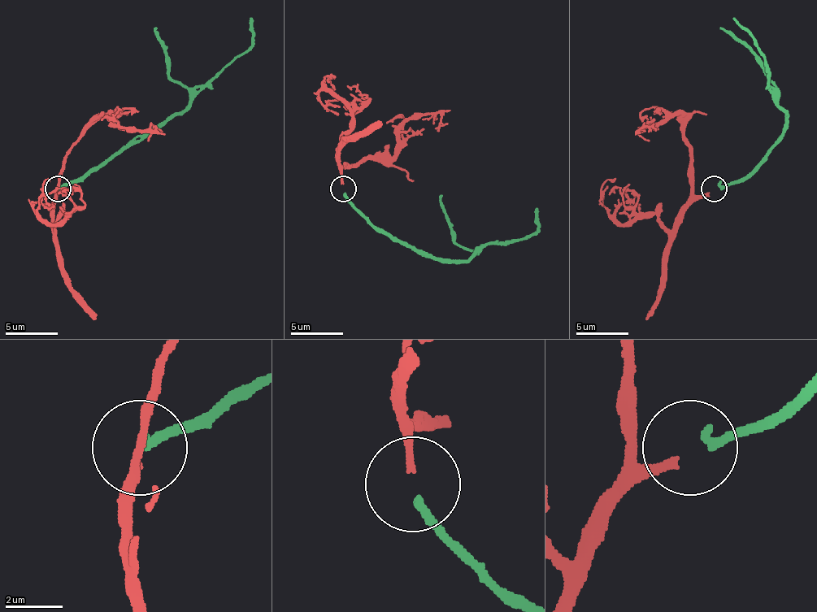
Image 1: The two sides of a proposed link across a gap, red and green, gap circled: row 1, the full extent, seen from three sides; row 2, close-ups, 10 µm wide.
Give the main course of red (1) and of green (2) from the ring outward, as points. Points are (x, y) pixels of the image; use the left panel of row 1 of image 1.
1: (56, 192), (58, 192), (67, 149), (103, 116), (121, 126), (166, 134)
2: (58, 186), (77, 184), (93, 168), (162, 126), (184, 108), (241, 56), (251, 43), (251, 17)

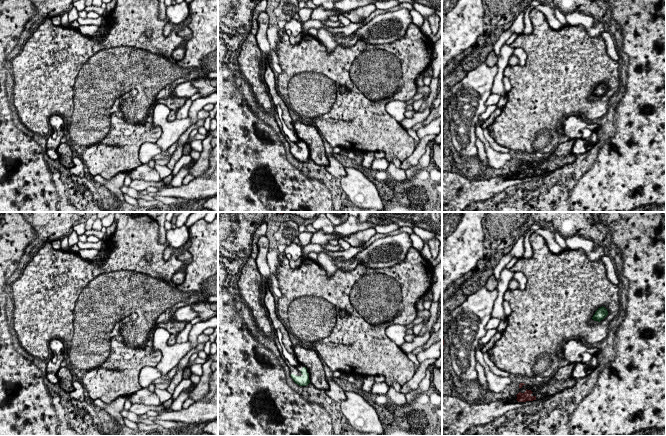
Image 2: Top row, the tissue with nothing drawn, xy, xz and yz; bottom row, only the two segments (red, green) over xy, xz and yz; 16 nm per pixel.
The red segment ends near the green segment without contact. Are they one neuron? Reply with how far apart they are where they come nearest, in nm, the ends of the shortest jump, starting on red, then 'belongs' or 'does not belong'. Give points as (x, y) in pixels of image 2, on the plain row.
gap 1500 nm; span yz (524, 160), (592, 94); does not belong

